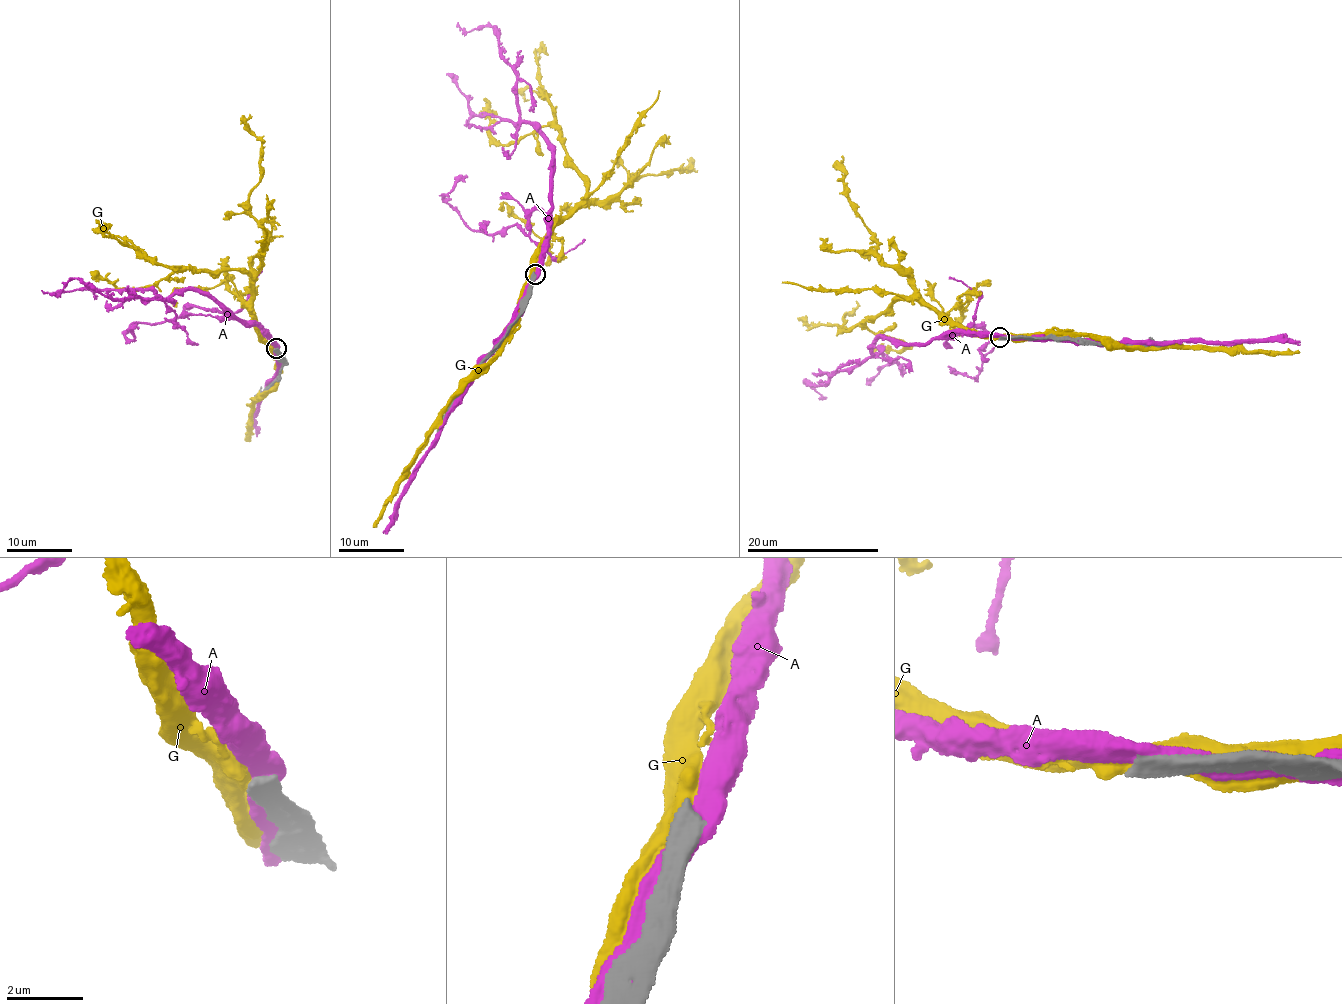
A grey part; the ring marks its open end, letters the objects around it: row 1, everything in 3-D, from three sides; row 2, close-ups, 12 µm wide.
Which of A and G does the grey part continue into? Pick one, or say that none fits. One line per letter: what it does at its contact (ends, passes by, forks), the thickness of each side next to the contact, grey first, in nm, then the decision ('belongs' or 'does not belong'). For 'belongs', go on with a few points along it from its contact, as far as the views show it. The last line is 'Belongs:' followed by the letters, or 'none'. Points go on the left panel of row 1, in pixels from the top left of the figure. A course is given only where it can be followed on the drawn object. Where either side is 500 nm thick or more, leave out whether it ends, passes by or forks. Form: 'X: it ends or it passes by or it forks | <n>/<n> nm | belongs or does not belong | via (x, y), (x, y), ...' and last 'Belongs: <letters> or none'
A: 420/500 nm | does not belong
G: 480/700 nm | does not belong
Belongs: none

